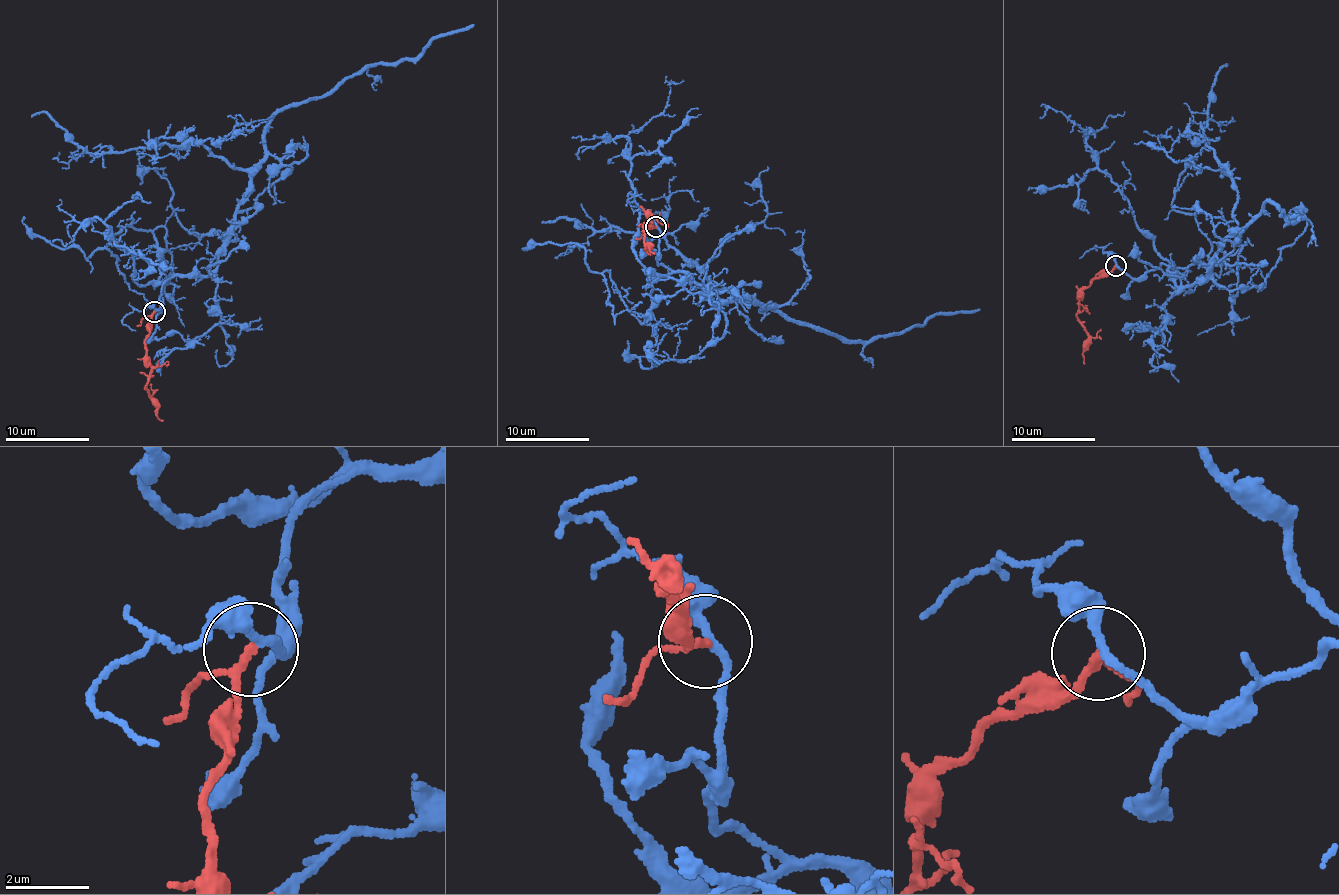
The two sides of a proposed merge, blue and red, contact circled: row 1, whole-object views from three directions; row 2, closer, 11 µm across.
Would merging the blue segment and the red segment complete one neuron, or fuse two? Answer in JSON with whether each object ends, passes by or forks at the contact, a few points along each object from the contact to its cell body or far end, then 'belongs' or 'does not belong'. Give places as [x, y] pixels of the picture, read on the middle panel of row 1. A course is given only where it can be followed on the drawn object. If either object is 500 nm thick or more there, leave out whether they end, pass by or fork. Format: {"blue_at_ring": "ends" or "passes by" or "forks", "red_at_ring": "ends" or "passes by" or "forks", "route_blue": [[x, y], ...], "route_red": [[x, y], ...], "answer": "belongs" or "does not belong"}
{"blue_at_ring": "passes by", "red_at_ring": "passes by", "route_blue": [[656, 225], [659, 265], [689, 273], [720, 305], [742, 295], [762, 311], [863, 342], [942, 312], [980, 309]], "route_red": [[656, 226], [651, 226], [648, 214], [647, 218], [650, 217], [643, 226], [645, 242], [655, 254]], "answer": "belongs"}

